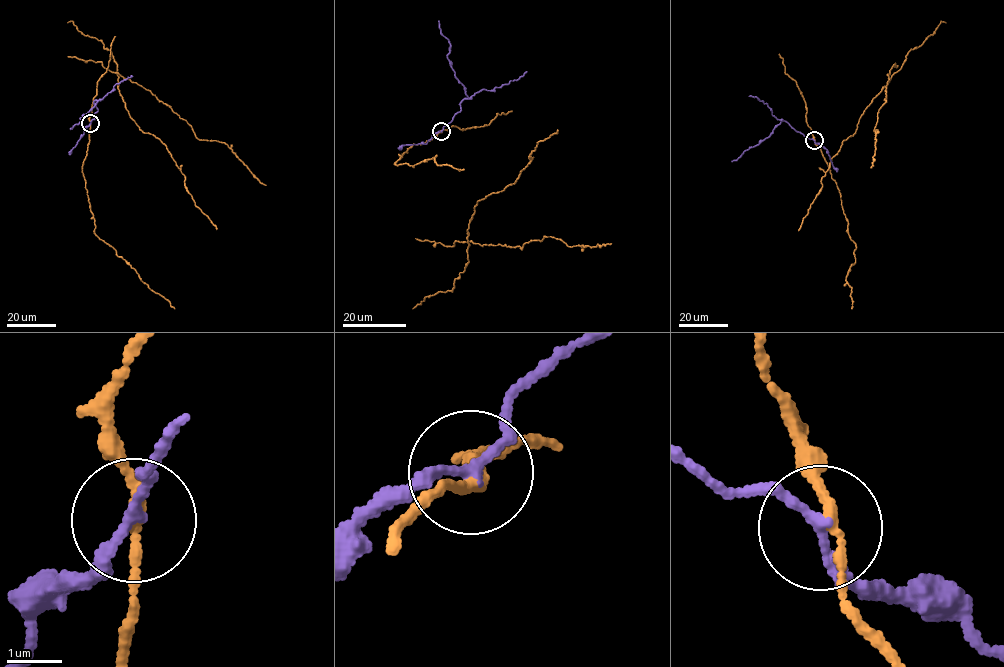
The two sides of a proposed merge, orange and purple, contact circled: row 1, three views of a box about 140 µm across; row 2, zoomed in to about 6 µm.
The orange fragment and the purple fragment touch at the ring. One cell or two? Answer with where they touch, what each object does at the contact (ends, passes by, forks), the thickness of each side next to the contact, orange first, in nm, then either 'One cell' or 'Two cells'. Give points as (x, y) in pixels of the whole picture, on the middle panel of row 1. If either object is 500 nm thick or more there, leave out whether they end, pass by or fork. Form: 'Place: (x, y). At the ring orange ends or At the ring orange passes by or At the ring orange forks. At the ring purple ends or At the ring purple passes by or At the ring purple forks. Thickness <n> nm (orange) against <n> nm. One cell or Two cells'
Place: (441, 131). At the ring orange passes by. At the ring purple passes by. Thickness 190 nm (orange) against 170 nm. Two cells

